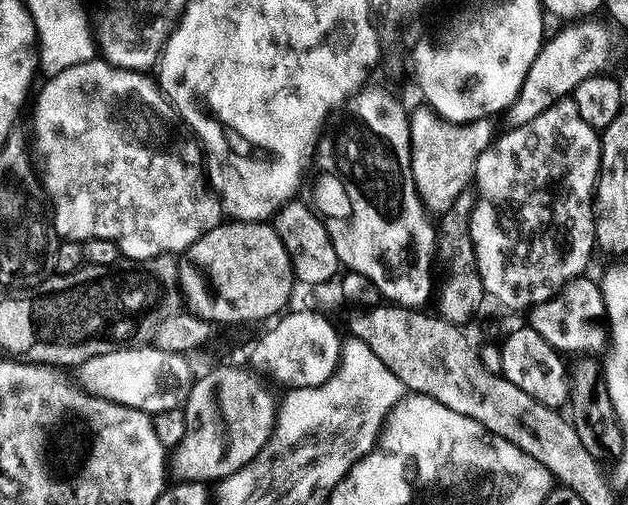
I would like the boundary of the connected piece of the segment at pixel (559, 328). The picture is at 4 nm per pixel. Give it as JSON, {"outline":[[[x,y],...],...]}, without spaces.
{"outline":[[[588,274],[575,276],[559,291],[552,294],[557,294],[557,296],[549,295],[544,298],[549,298],[549,300],[544,300],[541,304],[536,302],[531,305],[530,311],[532,313],[529,314],[527,323],[534,330],[538,330],[538,334],[542,334],[542,338],[546,338],[546,342],[554,345],[557,352],[561,354],[569,354],[568,352],[600,354],[605,351],[606,328],[602,323],[605,319],[604,293],[601,285],[597,281],[595,284],[590,276]]]}

